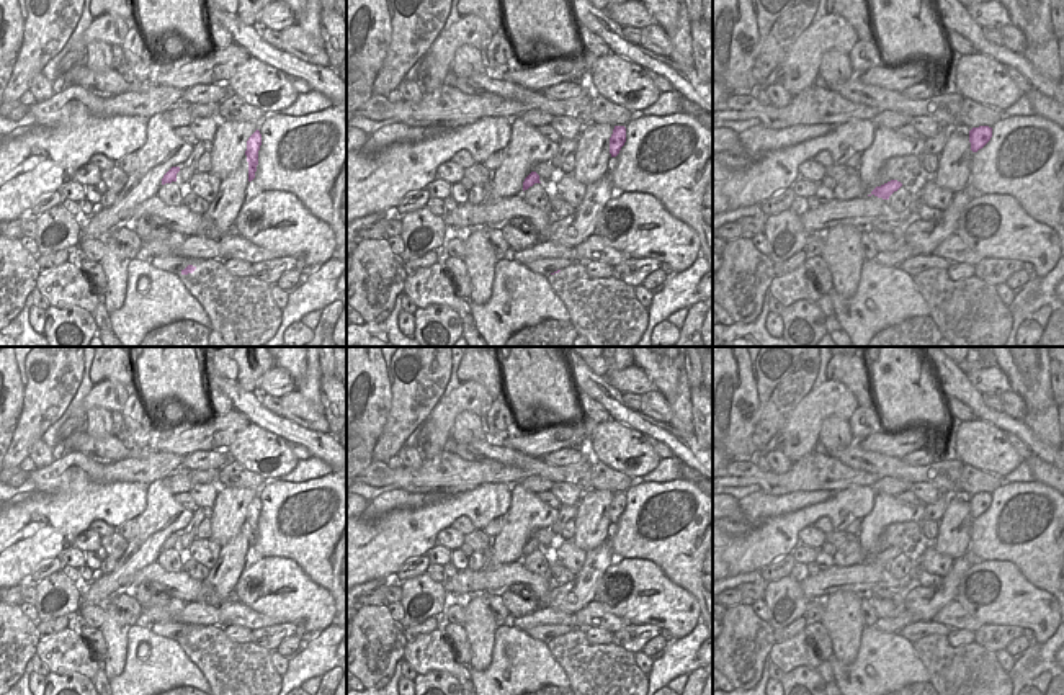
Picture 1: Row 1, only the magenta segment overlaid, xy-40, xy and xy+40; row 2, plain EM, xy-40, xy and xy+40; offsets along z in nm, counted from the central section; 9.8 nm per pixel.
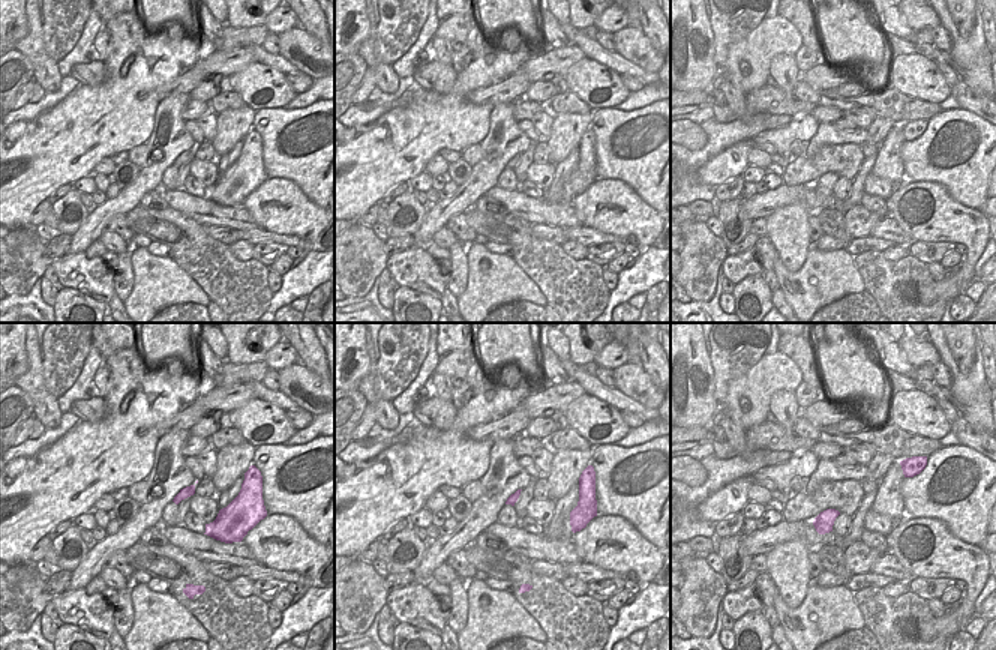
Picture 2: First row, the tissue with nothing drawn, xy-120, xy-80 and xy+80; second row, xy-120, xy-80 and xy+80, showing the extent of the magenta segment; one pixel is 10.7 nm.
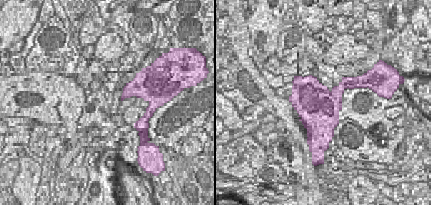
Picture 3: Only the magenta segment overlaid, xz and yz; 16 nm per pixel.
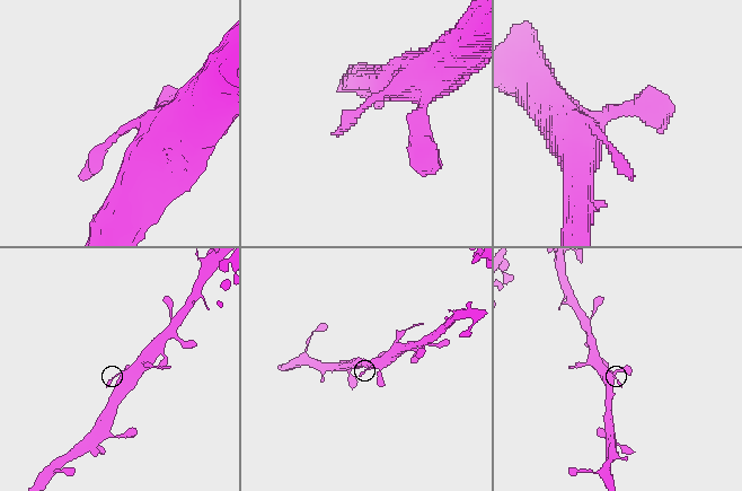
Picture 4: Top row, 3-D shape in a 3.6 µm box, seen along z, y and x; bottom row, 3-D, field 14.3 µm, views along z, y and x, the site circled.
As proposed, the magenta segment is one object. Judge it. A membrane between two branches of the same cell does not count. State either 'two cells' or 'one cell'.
one cell

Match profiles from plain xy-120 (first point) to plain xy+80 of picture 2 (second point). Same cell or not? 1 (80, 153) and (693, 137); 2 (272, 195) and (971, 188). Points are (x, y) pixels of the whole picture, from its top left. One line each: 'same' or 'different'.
1: different
2: different

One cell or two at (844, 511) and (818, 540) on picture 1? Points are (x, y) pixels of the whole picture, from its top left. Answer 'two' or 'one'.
two

